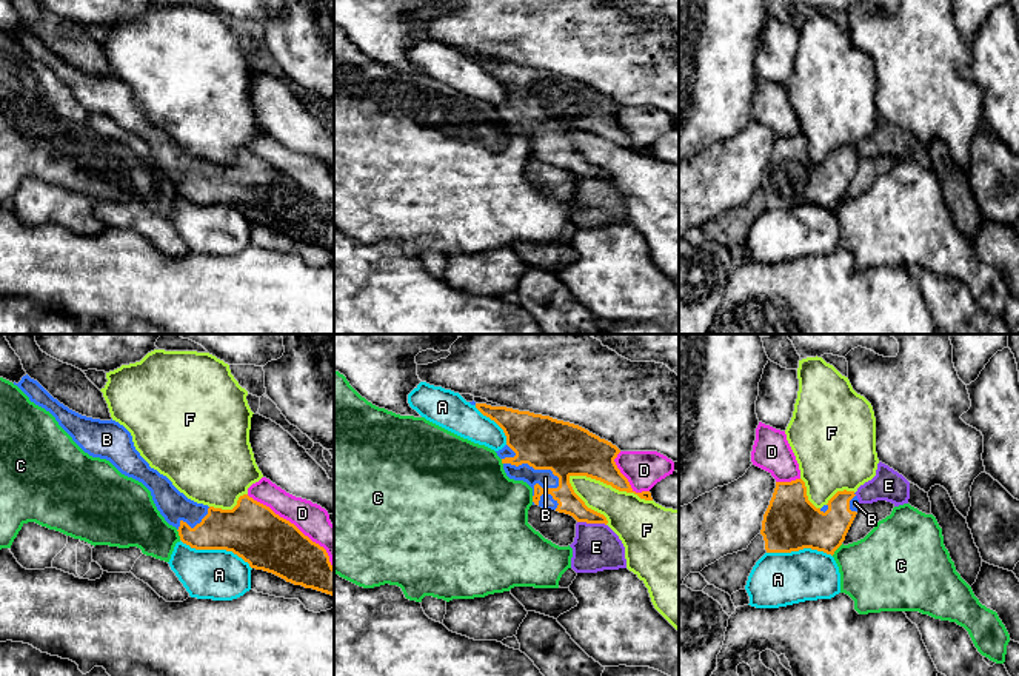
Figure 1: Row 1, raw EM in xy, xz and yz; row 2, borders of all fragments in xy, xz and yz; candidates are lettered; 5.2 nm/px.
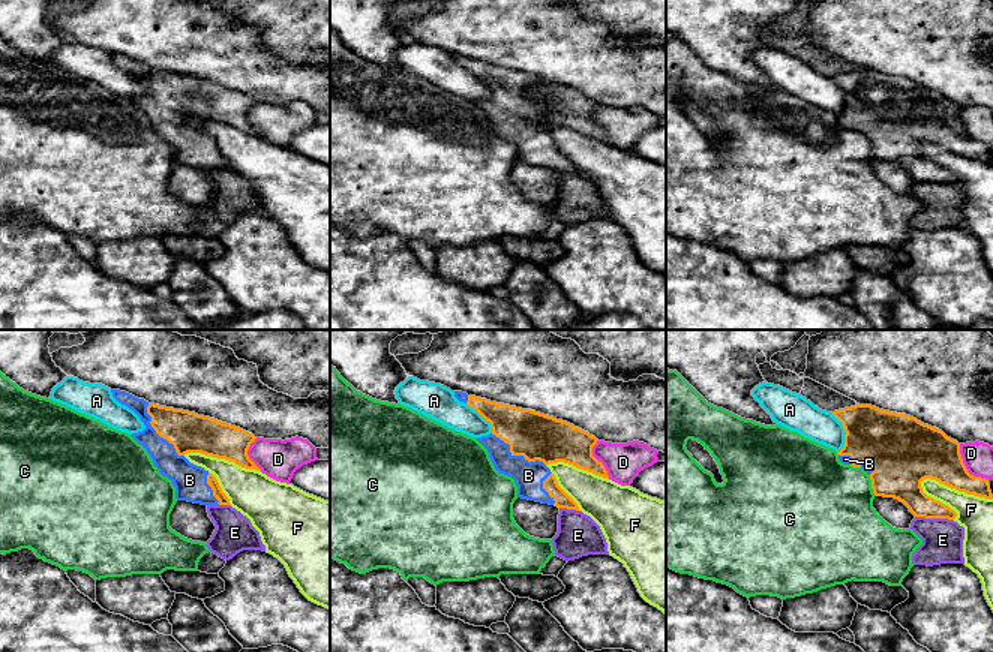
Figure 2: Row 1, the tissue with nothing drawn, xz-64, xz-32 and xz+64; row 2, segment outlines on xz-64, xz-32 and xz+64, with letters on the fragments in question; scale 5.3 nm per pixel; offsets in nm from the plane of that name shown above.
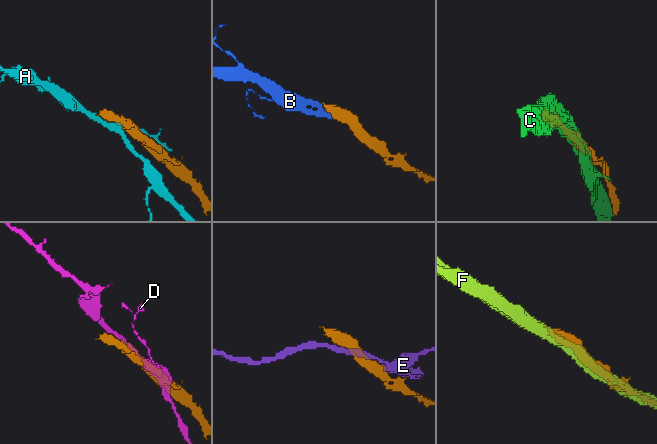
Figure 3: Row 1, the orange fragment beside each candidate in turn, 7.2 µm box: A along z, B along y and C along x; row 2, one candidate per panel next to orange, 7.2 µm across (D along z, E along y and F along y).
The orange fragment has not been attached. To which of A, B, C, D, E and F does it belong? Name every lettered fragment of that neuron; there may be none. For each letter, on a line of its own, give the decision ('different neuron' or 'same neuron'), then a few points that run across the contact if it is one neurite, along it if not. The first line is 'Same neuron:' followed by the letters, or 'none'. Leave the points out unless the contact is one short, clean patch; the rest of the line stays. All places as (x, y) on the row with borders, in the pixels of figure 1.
Same neuron: B
A: different neuron
B: same neuron
C: different neuron
D: different neuron
E: different neuron
F: different neuron

